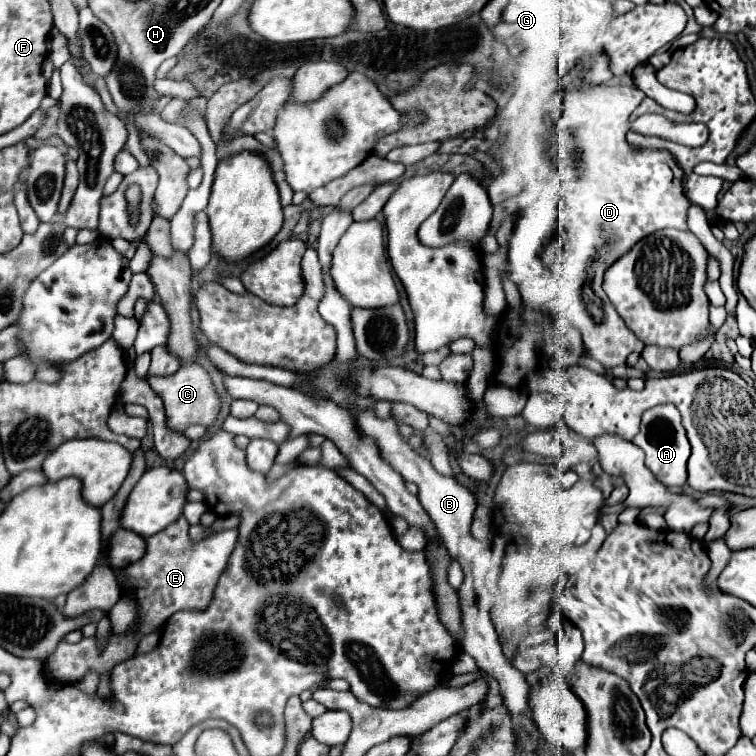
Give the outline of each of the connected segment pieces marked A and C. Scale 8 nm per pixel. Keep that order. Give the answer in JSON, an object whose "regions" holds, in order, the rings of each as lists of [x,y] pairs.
{"regions":[[[[673,405],[651,407],[641,421],[641,431],[635,435],[633,443],[645,453],[645,465],[663,485],[683,487],[687,483],[687,459],[691,453],[691,445],[681,425],[681,415]]],[[[185,363],[185,365],[179,367],[177,373],[169,375],[169,377],[155,377],[155,375],[151,375],[147,379],[147,383],[163,399],[165,413],[167,413],[167,423],[175,431],[183,433],[185,427],[195,425],[195,423],[205,425],[205,427],[211,427],[215,423],[215,419],[219,415],[219,397],[215,393],[211,377],[207,375],[207,371],[201,365]]]]}

